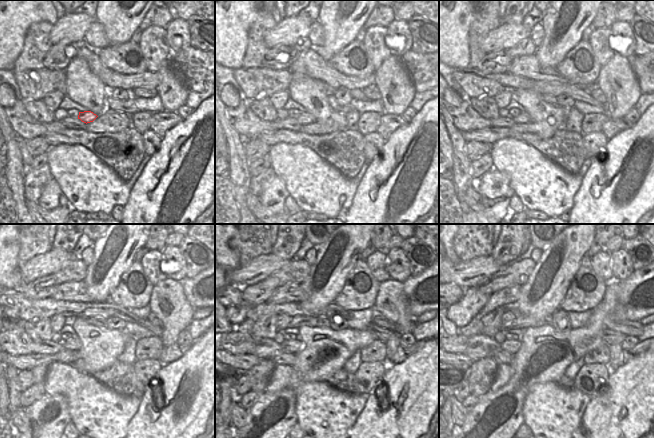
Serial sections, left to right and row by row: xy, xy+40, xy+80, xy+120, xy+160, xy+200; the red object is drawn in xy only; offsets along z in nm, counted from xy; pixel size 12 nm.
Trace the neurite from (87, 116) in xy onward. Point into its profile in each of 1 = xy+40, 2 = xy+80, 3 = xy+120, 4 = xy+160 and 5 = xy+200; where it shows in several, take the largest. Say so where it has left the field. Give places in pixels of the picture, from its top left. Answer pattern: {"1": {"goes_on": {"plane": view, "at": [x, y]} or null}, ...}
{"1": {"goes_on": {"plane": "xy+40", "at": [305, 118]}}, "2": {"goes_on": {"plane": "xy+80", "at": [523, 117]}}, "3": {"goes_on": {"plane": "xy+120", "at": [74, 343]}}, "4": {"goes_on": {"plane": "xy+160", "at": [295, 345]}}, "5": {"goes_on": {"plane": "xy+200", "at": [512, 347]}}}

